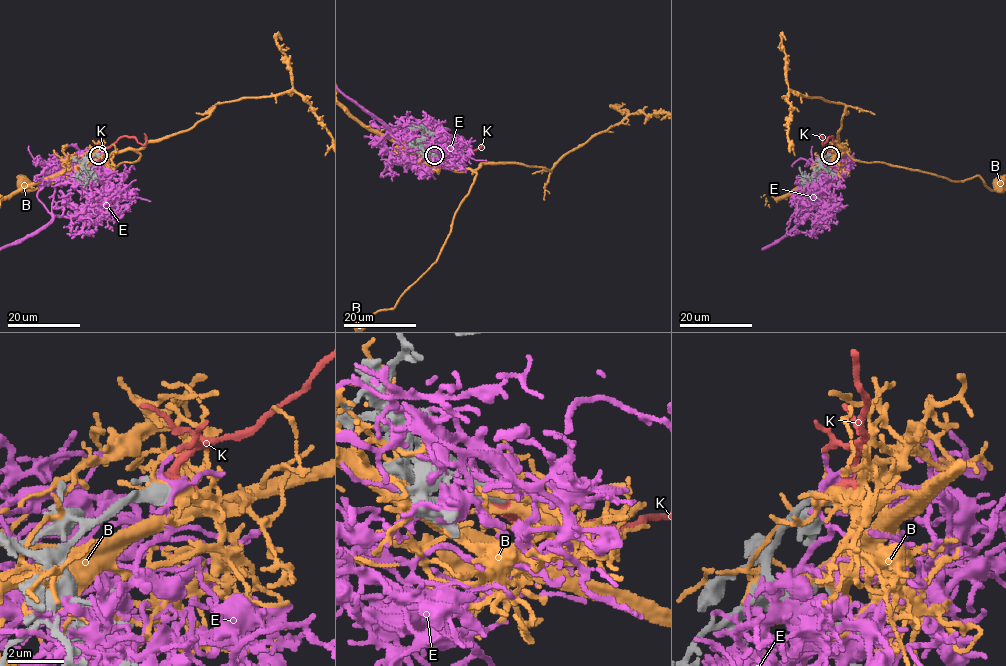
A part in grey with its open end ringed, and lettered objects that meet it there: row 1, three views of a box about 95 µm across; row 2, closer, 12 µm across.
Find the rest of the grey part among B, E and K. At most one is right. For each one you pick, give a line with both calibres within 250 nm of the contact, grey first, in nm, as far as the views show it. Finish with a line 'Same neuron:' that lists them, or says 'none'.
K: 700/400 nm
Same neuron: K

